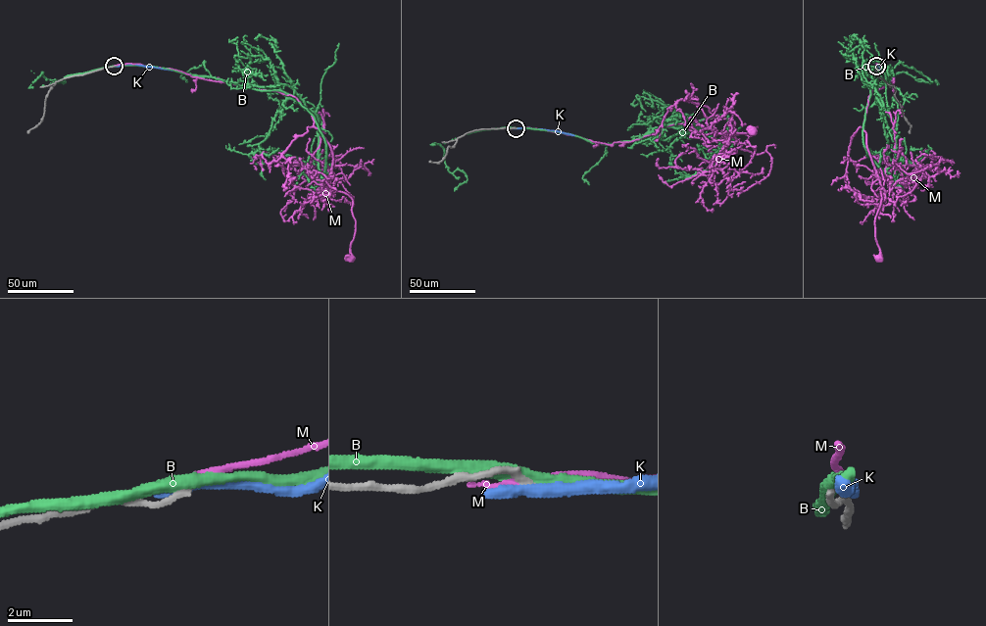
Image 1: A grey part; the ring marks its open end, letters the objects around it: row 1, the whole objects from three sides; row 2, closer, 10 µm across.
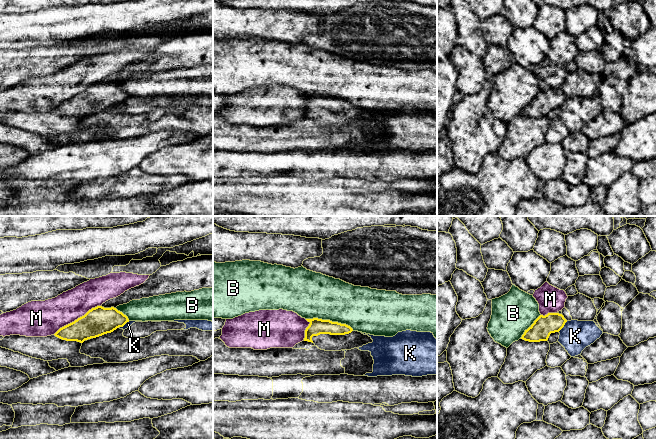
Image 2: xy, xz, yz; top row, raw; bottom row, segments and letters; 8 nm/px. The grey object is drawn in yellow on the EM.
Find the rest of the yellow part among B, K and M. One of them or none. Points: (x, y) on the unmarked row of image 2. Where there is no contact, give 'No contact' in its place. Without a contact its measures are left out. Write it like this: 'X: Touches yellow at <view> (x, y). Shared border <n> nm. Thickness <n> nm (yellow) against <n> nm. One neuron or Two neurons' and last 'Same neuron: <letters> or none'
B: Touches yellow at xz (329, 96). Shared border 400 nm. Thickness 130 nm (yellow) against 360 nm. Two neurons
K: Touches yellow at xy (123, 101). Shared border 110 nm. Thickness 220 nm (yellow) against 50 nm. Two neurons
M: Touches yellow at xy (77, 95). Shared border 440 nm. Thickness 220 nm (yellow) against 280 nm. Two neurons
Same neuron: none

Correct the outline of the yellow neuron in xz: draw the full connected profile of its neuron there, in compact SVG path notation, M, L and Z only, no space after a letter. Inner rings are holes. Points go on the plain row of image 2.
M318 94L306 95L310 100L305 106L304 117L312 118L321 126L325 127L341 127L351 126L354 124L362 123L373 116L368 111L361 108L354 107L350 102L330 96L322 96Z

